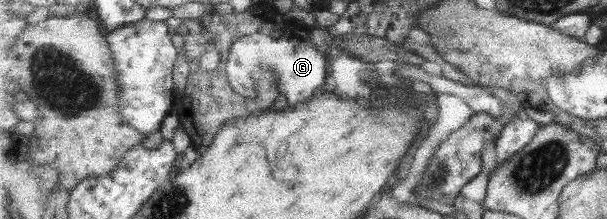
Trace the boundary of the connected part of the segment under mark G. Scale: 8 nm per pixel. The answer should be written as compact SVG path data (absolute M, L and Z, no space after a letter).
M261 33L249 34L239 38L234 49L230 52L230 58L226 69L231 86L244 97L256 98L257 80L255 73L261 69L271 68L275 71L275 87L279 89L288 102L288 105L295 106L304 103L320 92L320 88L327 80L327 55L319 51L309 38L279 38L273 39Z

